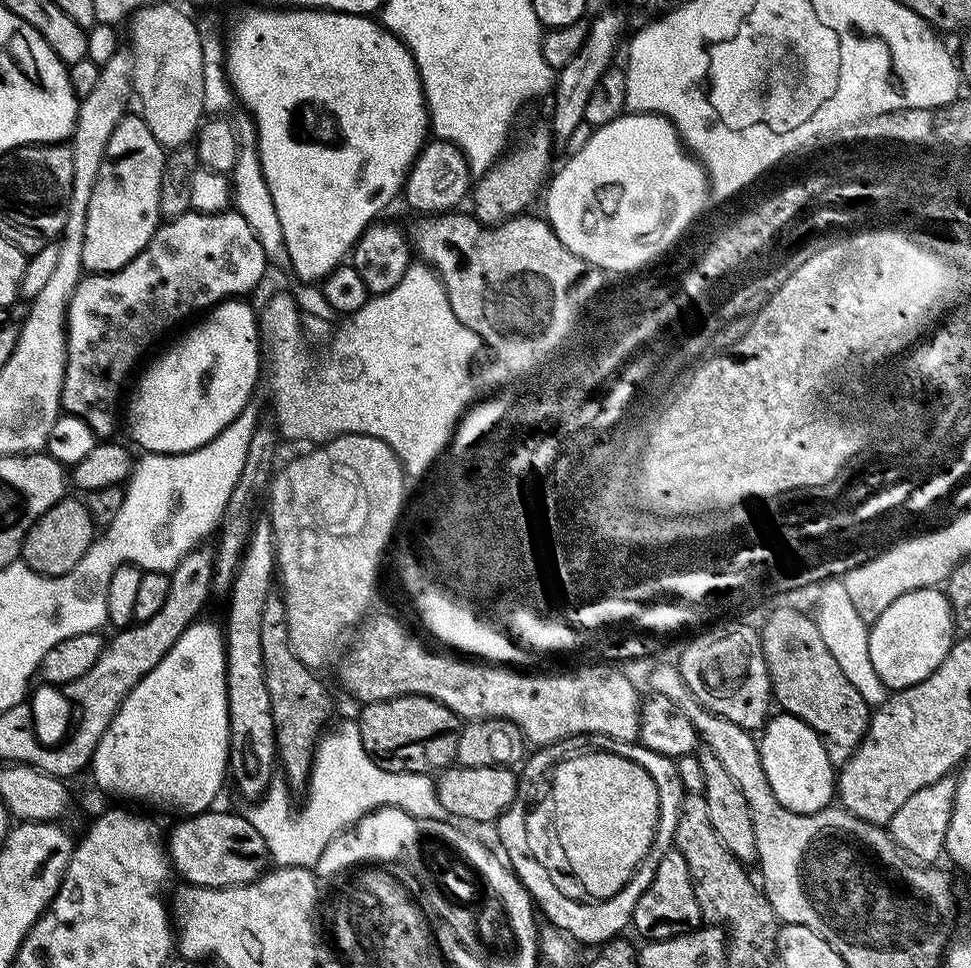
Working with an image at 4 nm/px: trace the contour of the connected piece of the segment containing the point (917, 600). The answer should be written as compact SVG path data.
M939 587L910 590L910 594L902 594L902 598L894 598L877 620L871 621L868 630L870 642L870 662L874 662L874 670L878 670L878 678L890 690L909 688L922 682L946 658L954 643L954 625L952 611L948 599Z

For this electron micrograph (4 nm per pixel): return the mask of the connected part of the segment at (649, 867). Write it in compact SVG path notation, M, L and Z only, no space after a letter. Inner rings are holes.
M639 742L617 743L614 751L617 756L633 760L638 766L642 766L642 770L646 770L646 774L650 774L650 778L654 778L654 786L658 786L660 813L658 814L658 826L656 827L654 842L650 846L644 861L636 867L636 872L630 878L630 882L626 882L624 892L620 893L620 896L613 900L612 903L608 902L605 906L601 902L598 906L592 908L581 907L571 903L566 909L567 915L570 916L570 930L568 929L568 932L571 939L576 942L581 940L584 944L596 944L595 946L603 946L609 940L617 939L623 933L620 931L624 927L627 929L631 925L634 906L638 906L638 898L642 898L642 894L646 894L646 886L650 886L650 882L654 878L654 870L658 870L656 856L666 854L666 850L673 847L674 830L678 826L678 814L686 795L682 786L682 778L678 778L676 760L673 757L658 754Z

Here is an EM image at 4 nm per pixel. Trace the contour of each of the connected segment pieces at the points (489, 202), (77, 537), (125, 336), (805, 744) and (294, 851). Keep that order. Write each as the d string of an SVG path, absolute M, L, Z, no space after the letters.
M547 123L536 124L516 145L511 145L510 151L507 154L501 155L492 167L487 168L484 173L473 183L470 189L470 204L472 200L472 208L470 207L471 215L475 216L480 224L495 226L505 224L507 220L513 220L516 216L523 216L529 211L528 208L536 200L536 195L541 195L542 189L549 183L550 171L548 167L552 164L552 147L554 141L552 139L552 130Z
M65 498L50 506L50 510L46 510L46 514L42 514L42 518L30 526L20 547L19 559L39 576L61 576L82 562L82 554L90 550L97 535L98 525L93 520L87 503L83 499Z
M191 210L161 223L152 240L124 268L107 274L85 275L68 303L68 361L64 364L64 385L60 395L63 411L82 418L96 437L111 437L108 435L122 420L124 383L132 371L137 371L136 363L147 354L148 347L187 316L195 312L207 313L226 300L247 297L247 292L255 293L269 268L266 254L262 246L258 246L258 238L254 238L254 230L246 226L246 218L242 218L242 214L234 210Z
M773 715L758 736L762 770L766 770L766 782L770 782L774 798L778 798L786 810L809 816L833 803L838 776L822 746L820 735L798 718L779 715Z
M355 719L344 720L337 728L329 727L321 735L320 743L316 746L316 754L312 758L312 774L308 778L306 793L308 797L300 808L300 813L292 809L292 800L288 797L290 788L283 779L273 779L267 792L247 809L248 820L262 834L262 838L268 847L269 857L281 868L312 868L318 862L322 850L346 828L357 824L367 812L373 812L376 808L398 808L405 817L417 816L420 822L436 822L439 816L445 815L439 796L436 794L436 785L431 775L422 772L391 772L382 770L366 754L362 746L362 734L360 725Z

